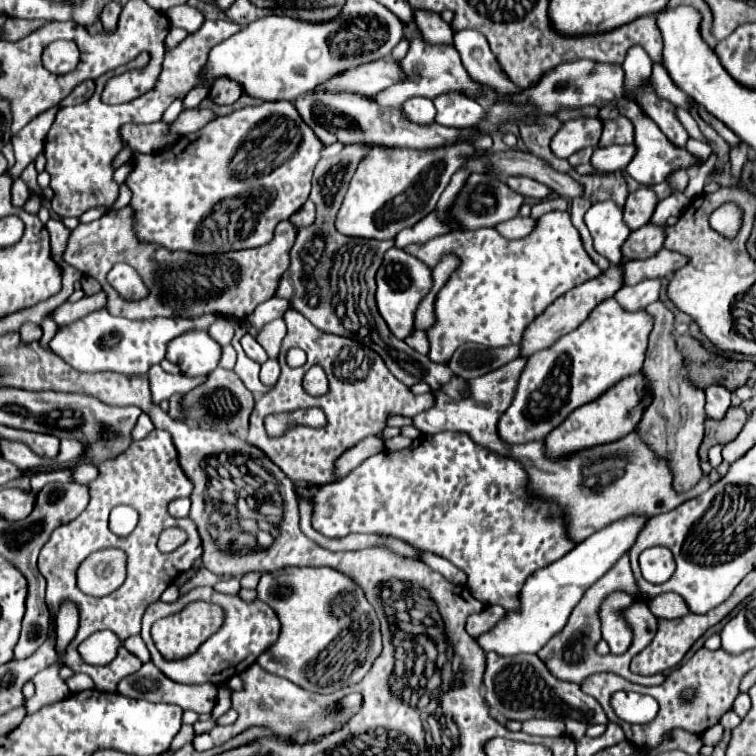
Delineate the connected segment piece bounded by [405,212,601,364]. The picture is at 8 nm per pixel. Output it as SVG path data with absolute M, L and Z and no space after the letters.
M549 212L541 216L537 228L521 240L507 240L495 228L483 228L447 232L425 244L407 246L405 252L423 260L429 268L447 252L461 258L461 268L451 274L435 302L437 322L427 330L431 344L429 358L441 364L447 364L459 344L465 342L483 344L487 348L521 342L525 328L545 312L545 306L601 272L583 250L569 212Z

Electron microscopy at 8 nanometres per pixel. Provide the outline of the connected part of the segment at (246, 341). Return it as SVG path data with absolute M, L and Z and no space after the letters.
M245 334L239 342L241 342L241 346L243 346L245 354L247 354L251 360L255 360L255 362L259 362L259 364L263 364L263 362L267 360L267 352L259 346L259 342L257 342L253 336Z

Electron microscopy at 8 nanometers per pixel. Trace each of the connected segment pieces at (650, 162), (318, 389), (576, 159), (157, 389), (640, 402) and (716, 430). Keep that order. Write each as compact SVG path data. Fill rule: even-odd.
M619 100L619 102L617 102L617 108L619 108L619 112L621 112L625 118L629 118L629 120L633 122L633 126L635 126L637 154L635 154L635 158L631 160L631 164L625 168L625 172L627 172L633 180L637 180L639 184L643 184L643 186L655 186L655 184L667 180L675 170L699 168L699 166L703 164L699 158L695 158L693 154L689 154L685 148L677 148L675 144L671 144L671 142L667 140L667 136L657 128L657 124L655 124L649 116L645 116L645 114L641 112L641 108L639 108L633 100Z
M314 365L306 372L303 387L312 396L320 396L328 392L329 383L321 366Z
M584 148L573 155L571 155L567 160L571 168L579 166L580 164L589 164L591 160L591 154L593 154L594 148Z
M159 364L149 370L149 382L153 392L153 402L159 404L176 393L187 393L203 383L206 377L188 377L183 374L167 374Z
M639 372L637 376L629 376L625 378L625 382L617 384L617 388L609 388L609 392L605 392L605 396L593 400L593 404L585 404L577 410L573 410L547 438L547 456L553 460L559 460L565 454L583 450L583 448L591 448L591 446L599 446L599 444L607 444L613 440L623 438L625 434L629 434L633 428L637 428L645 408L651 404L653 394L649 392L647 386L647 378L643 372Z
M731 406L723 420L707 418L705 420L705 438L699 448L701 462L707 462L707 452L711 446L715 446L715 444L725 446L727 442L731 442L745 426L745 420L747 420L747 412L741 406Z

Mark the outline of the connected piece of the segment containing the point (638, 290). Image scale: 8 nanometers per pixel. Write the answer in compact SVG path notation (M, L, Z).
M647 278L647 280L643 280L643 282L635 284L635 286L623 286L623 288L615 294L617 302L619 302L625 310L629 310L629 312L641 310L641 308L657 302L659 296L661 296L661 280L659 280L659 278L655 278L655 280Z

